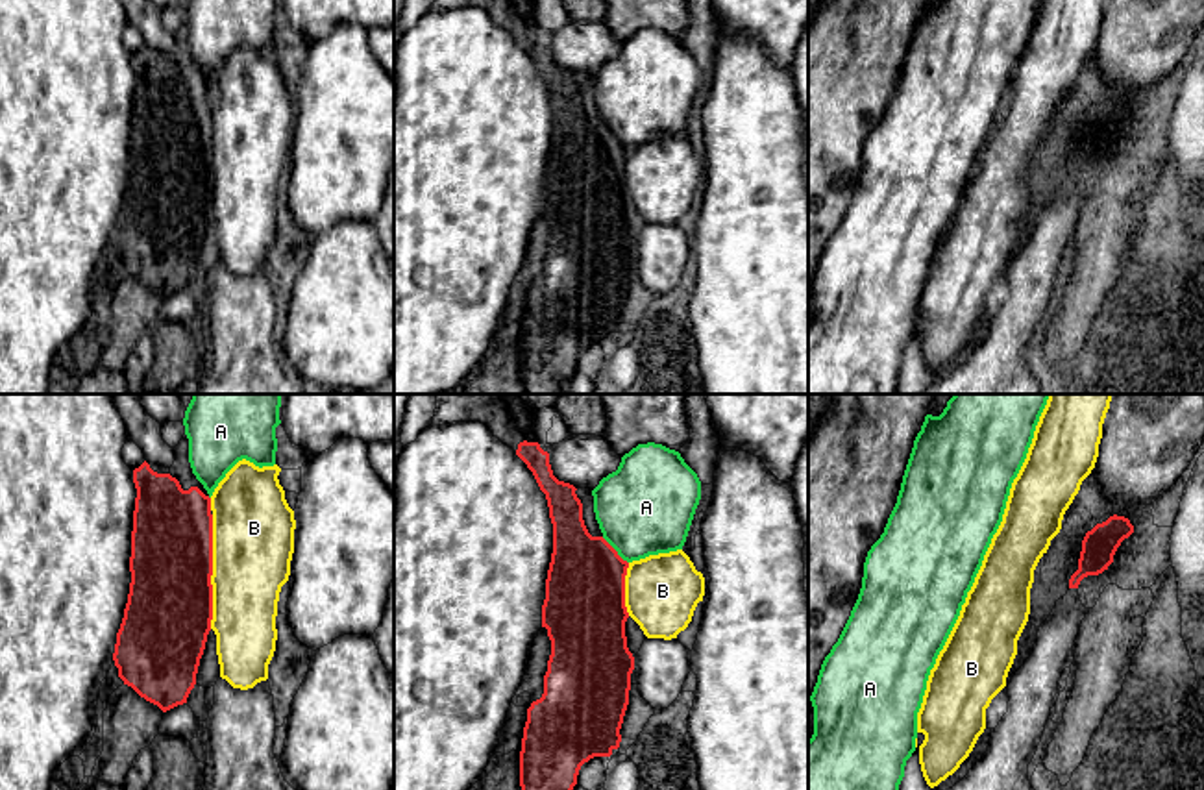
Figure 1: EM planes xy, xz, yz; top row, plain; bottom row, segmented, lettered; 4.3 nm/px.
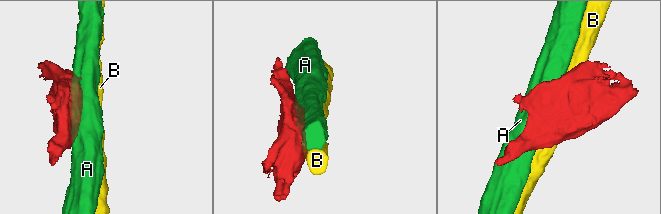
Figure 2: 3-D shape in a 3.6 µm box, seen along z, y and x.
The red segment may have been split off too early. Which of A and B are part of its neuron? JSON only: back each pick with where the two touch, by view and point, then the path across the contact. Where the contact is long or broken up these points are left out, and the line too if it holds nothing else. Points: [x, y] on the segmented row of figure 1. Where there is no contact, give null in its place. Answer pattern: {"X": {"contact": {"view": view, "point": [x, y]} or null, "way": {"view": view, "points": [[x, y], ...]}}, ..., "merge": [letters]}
{"merge": []}

